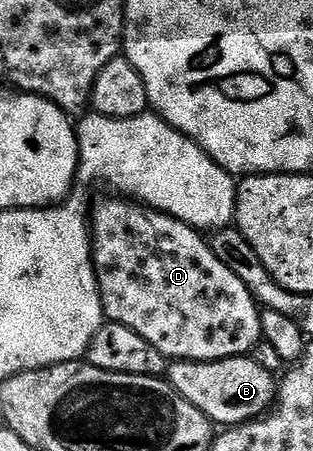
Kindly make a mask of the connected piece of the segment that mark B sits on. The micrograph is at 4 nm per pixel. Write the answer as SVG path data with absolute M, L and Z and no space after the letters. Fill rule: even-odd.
M238 355L223 361L173 361L168 370L171 389L204 412L215 425L241 425L267 413L277 397L277 383L274 384L269 372L253 358Z

